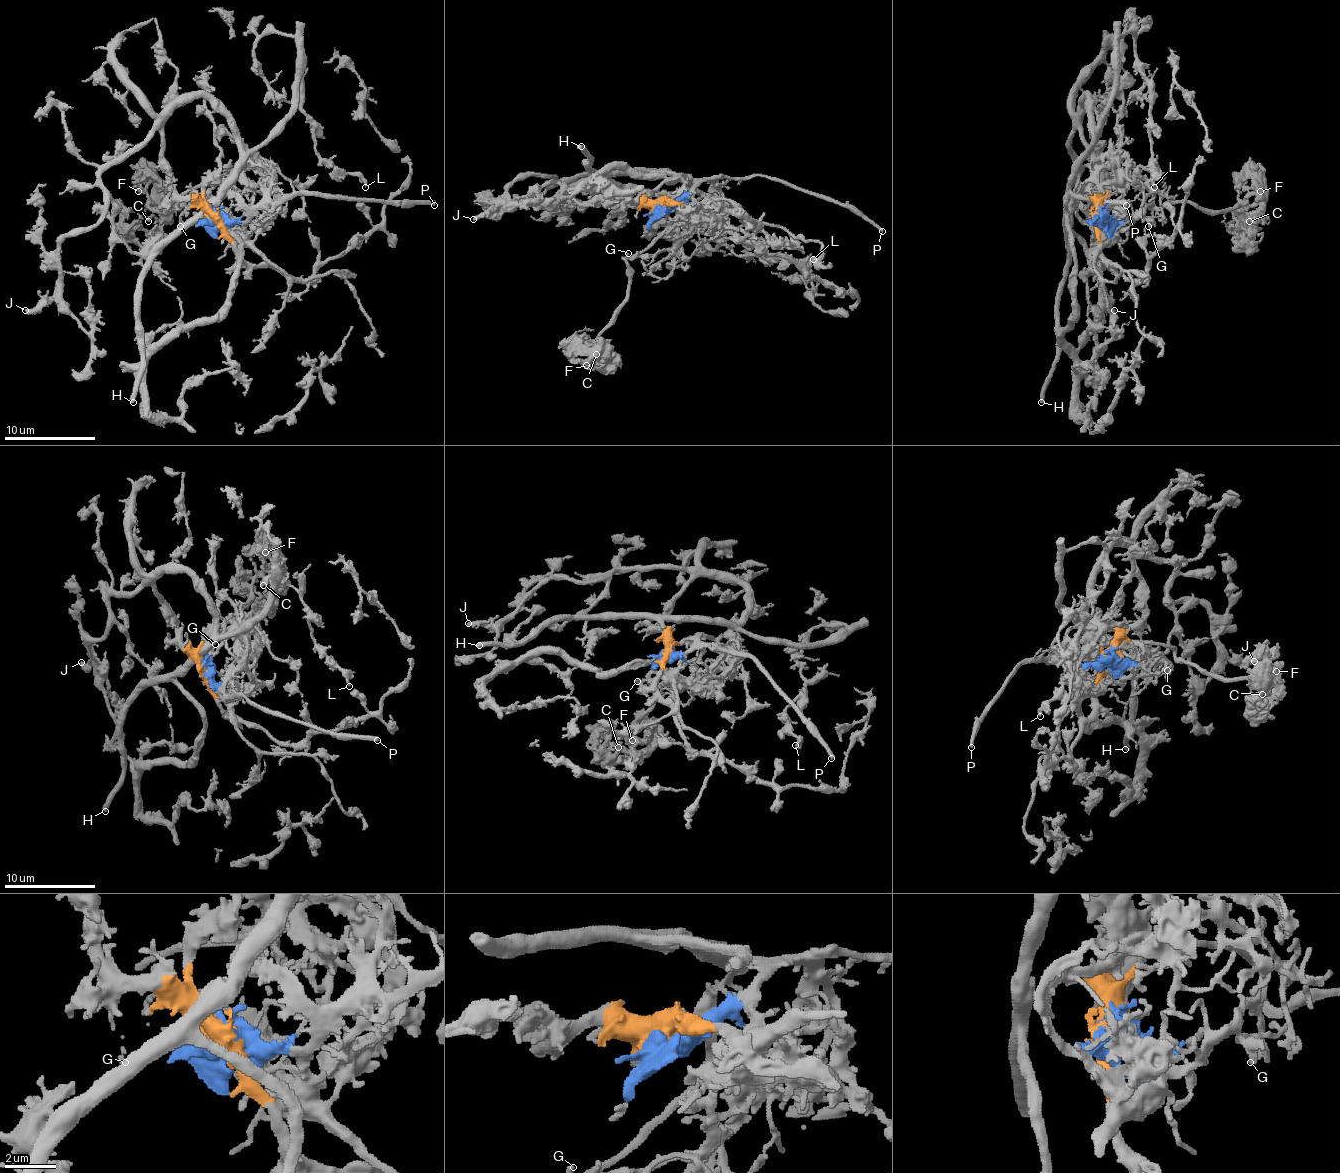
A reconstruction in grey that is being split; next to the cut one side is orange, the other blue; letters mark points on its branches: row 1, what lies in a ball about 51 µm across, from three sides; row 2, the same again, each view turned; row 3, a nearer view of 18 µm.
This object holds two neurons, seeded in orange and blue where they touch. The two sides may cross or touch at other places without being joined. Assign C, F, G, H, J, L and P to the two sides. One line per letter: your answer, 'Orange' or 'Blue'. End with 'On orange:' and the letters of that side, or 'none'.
C: Blue
F: Blue
G: Blue
H: Orange
J: Orange
L: Orange
P: Blue
On orange: H, J, L

